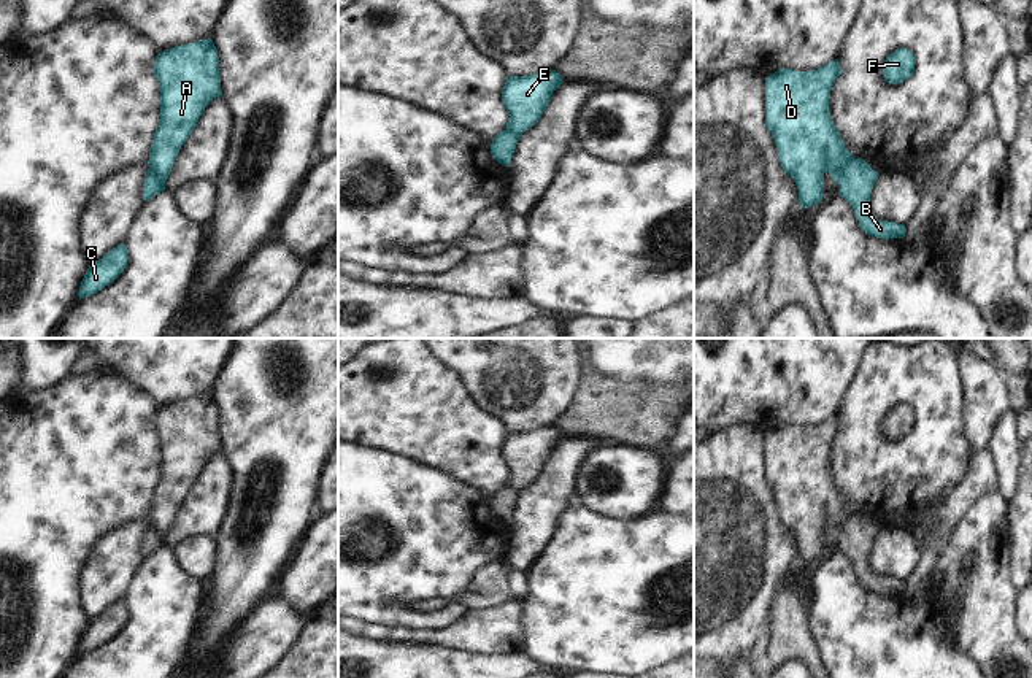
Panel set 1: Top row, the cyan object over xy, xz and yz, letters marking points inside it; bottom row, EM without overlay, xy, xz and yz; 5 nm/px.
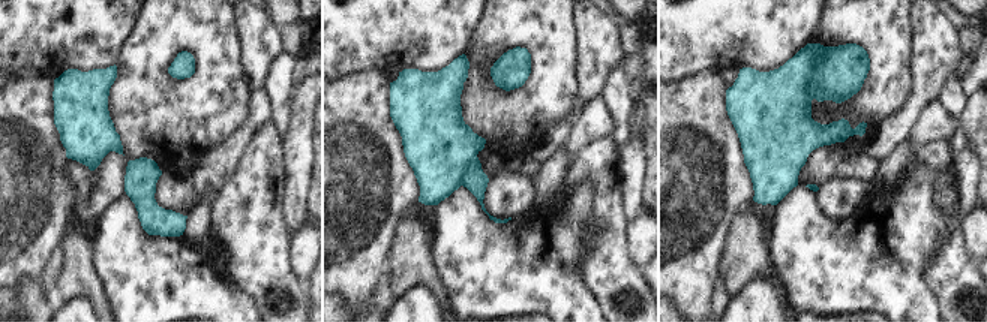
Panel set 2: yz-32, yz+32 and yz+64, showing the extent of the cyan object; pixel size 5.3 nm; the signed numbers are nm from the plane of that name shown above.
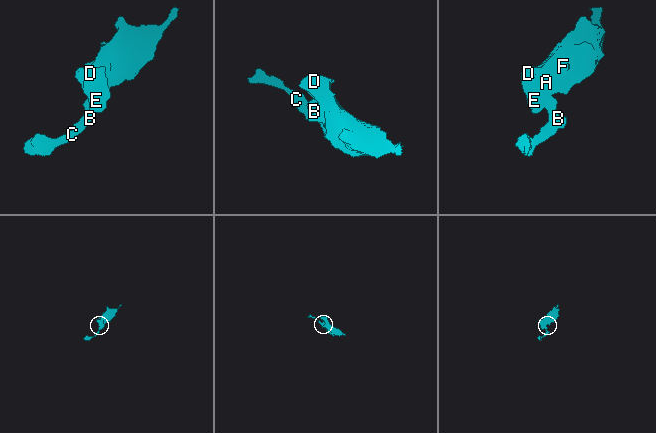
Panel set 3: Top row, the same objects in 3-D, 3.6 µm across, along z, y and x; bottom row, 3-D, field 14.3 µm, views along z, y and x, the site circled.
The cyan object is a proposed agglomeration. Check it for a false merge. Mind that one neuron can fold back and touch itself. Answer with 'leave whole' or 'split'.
split

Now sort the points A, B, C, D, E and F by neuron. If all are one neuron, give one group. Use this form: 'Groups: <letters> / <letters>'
Groups: A D E F / B C.

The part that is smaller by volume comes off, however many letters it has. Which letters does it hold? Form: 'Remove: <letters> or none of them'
Remove: B, C

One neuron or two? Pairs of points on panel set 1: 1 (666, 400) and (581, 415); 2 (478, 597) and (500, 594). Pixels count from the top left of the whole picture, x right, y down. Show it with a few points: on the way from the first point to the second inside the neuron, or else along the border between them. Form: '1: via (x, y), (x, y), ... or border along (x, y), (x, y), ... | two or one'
1: via (645, 412), (602, 412) | one
2: via (483, 594), (496, 594) | one

